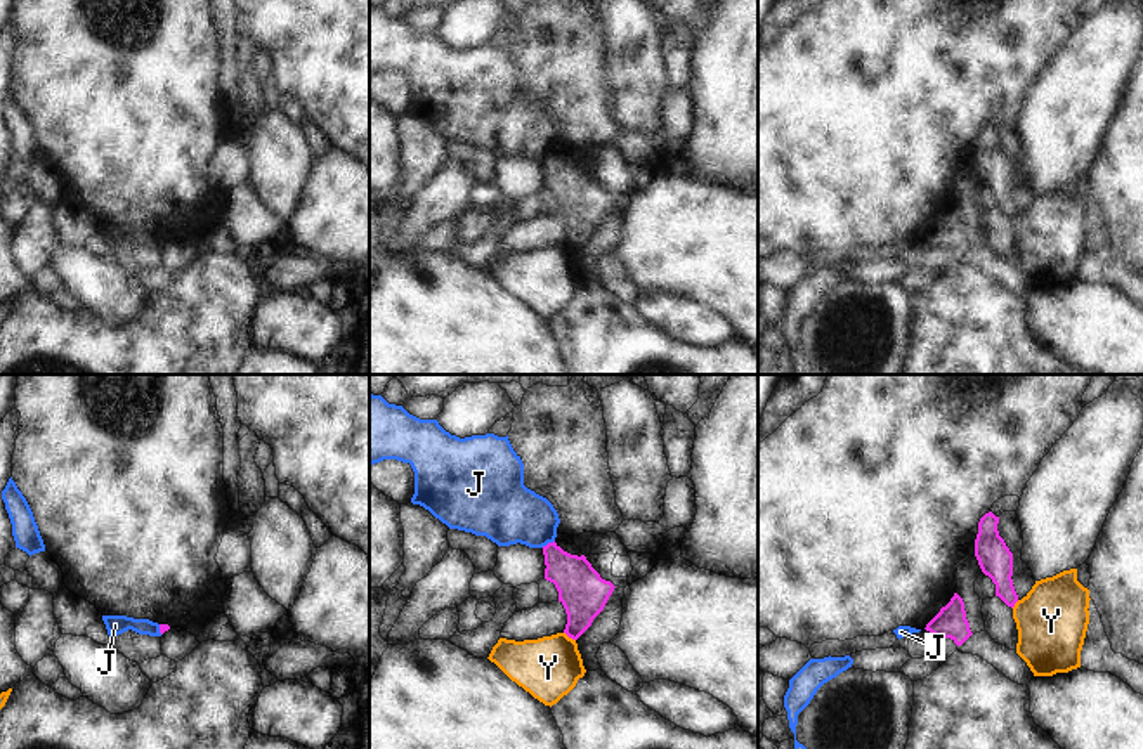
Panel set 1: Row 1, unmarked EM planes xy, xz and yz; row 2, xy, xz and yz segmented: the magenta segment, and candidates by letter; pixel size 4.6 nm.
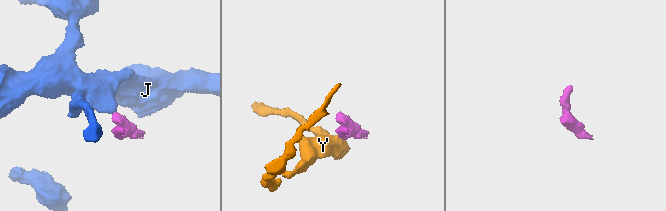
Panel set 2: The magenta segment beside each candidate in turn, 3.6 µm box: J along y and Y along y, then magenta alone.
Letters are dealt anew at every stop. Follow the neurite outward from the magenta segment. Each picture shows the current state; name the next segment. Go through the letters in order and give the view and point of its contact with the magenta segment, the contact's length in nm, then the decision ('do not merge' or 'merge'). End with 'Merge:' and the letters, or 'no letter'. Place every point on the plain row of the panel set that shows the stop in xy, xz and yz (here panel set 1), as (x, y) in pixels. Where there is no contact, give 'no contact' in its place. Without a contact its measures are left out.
J: contact xz (548, 155); length 70 nm; do not merge
Y: contact xz (569, 248); length 70 nm; do not merge
Merge: no letter

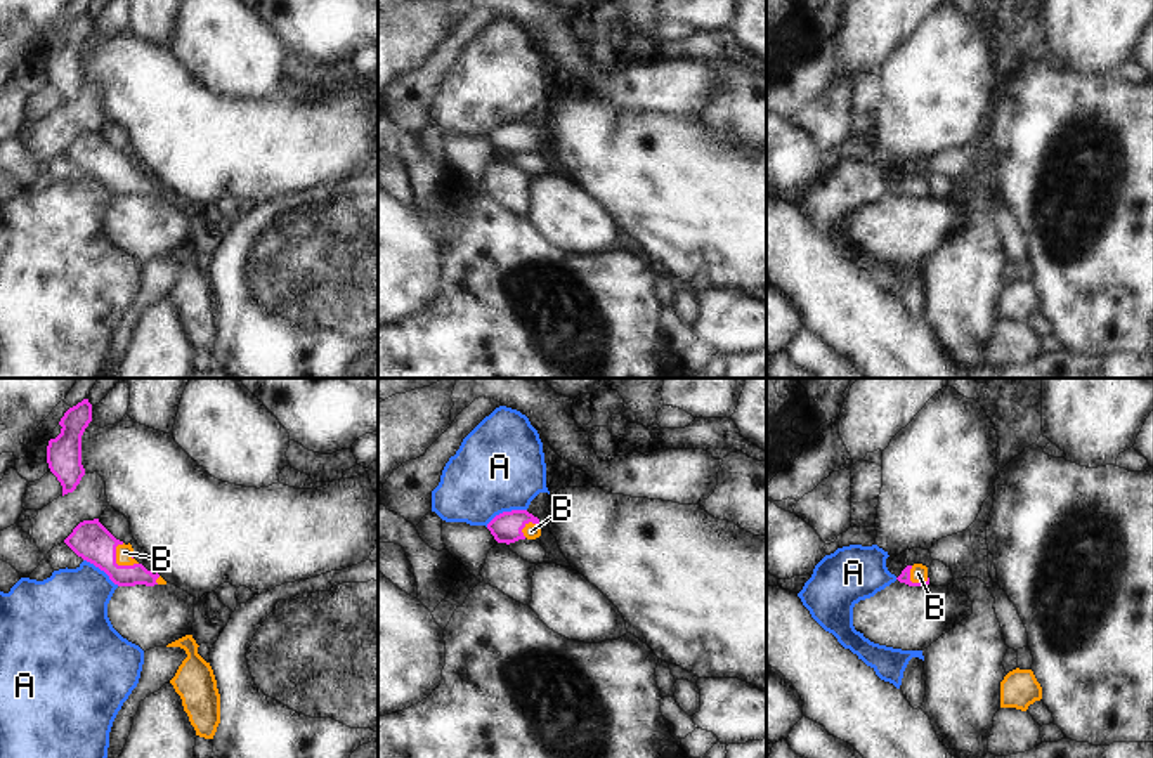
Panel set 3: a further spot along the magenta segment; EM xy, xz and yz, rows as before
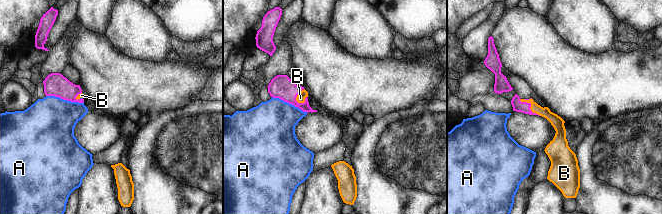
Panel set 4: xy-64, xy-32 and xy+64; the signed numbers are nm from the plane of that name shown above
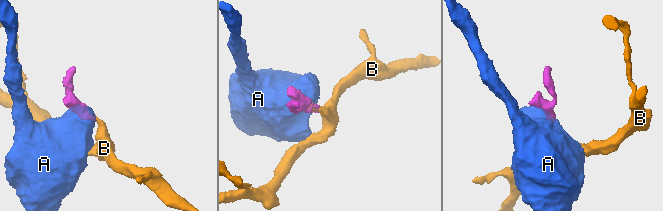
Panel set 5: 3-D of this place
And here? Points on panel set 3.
A: contact xz (505, 124); length 200 nm; do not merge
B: contact xy (120, 177); length 140 nm; merge
Merge: B

